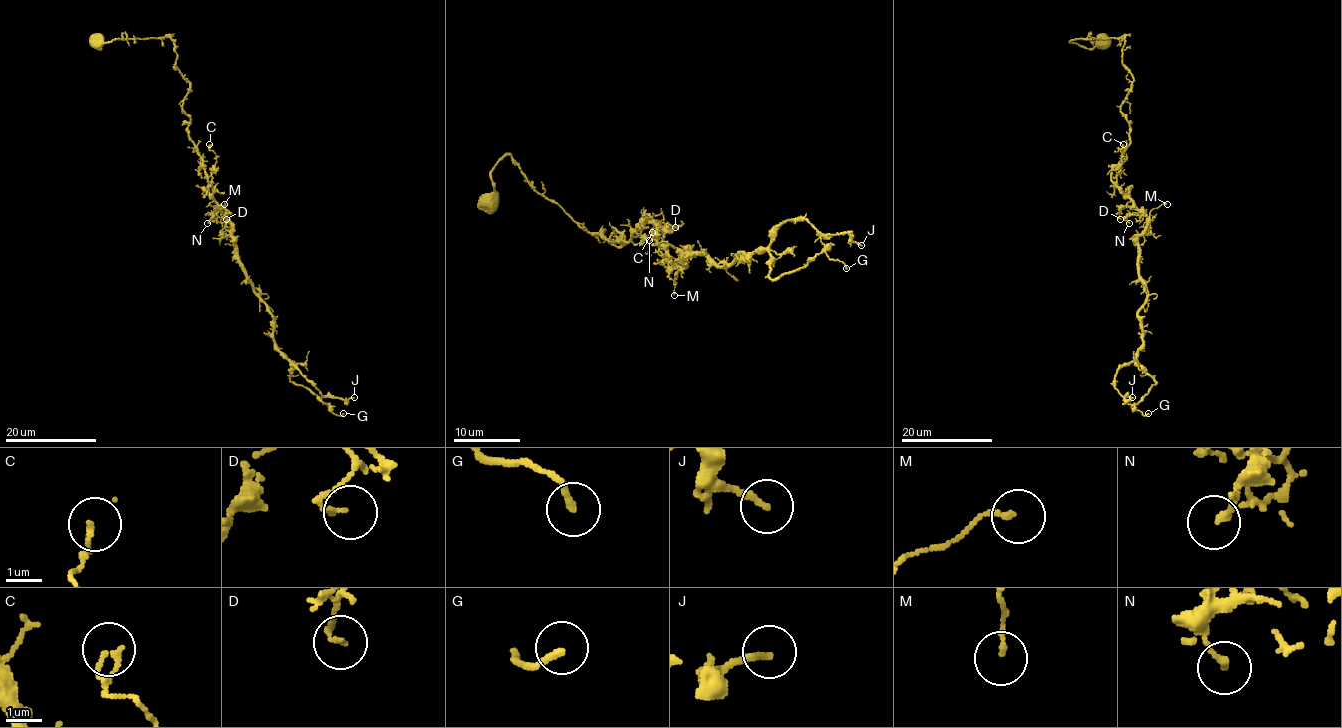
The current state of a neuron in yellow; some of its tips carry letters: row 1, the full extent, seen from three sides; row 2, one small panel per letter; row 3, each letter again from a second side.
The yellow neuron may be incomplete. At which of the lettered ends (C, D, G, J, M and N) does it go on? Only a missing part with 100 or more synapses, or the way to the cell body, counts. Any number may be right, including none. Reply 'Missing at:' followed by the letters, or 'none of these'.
Missing at: none of these

